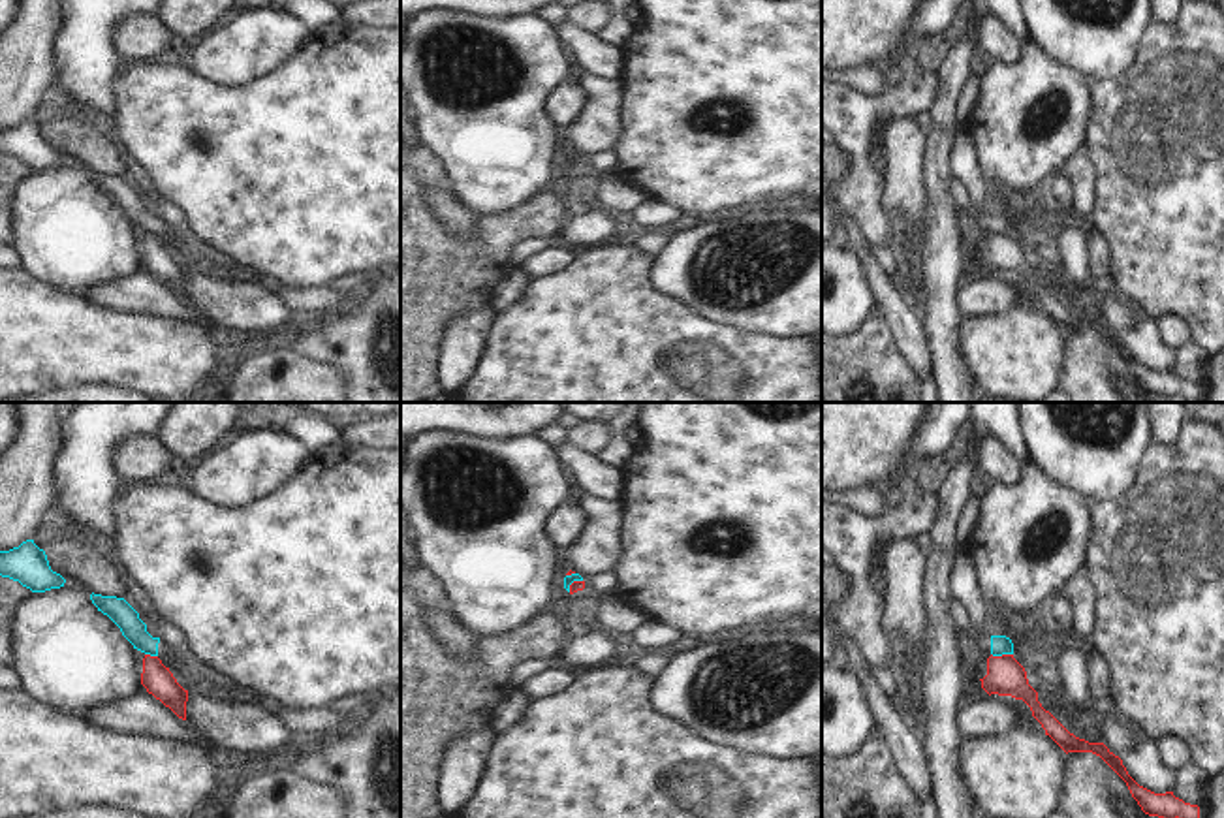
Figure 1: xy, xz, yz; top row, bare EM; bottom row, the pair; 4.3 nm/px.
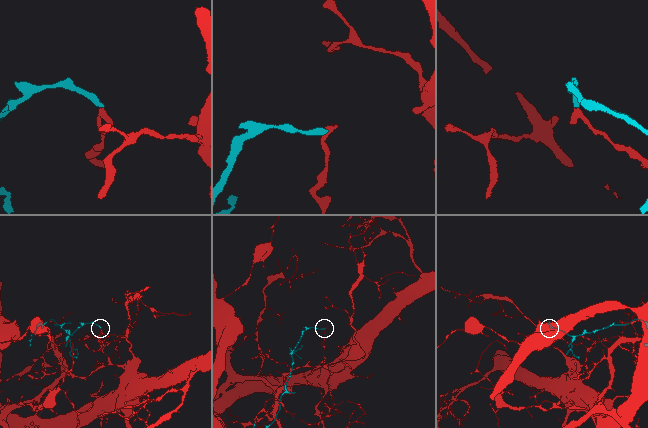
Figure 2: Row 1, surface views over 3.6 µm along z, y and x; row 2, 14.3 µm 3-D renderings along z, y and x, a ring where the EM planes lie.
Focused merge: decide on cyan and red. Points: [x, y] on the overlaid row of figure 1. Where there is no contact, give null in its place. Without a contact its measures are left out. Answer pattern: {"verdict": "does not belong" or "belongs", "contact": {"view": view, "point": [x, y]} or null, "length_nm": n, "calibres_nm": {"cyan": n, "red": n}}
{"verdict": "does not belong", "contact": {"view": "yz", "point": [1003, 653]}, "length_nm": 100, "calibres_nm": {"cyan": 80, "red": 160}}

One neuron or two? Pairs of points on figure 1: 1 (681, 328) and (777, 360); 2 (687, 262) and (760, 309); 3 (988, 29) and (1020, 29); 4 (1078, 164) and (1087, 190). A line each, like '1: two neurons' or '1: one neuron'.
1: one neuron
2: one neuron
3: two neurons
4: one neuron

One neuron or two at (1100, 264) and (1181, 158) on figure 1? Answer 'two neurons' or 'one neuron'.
two neurons

